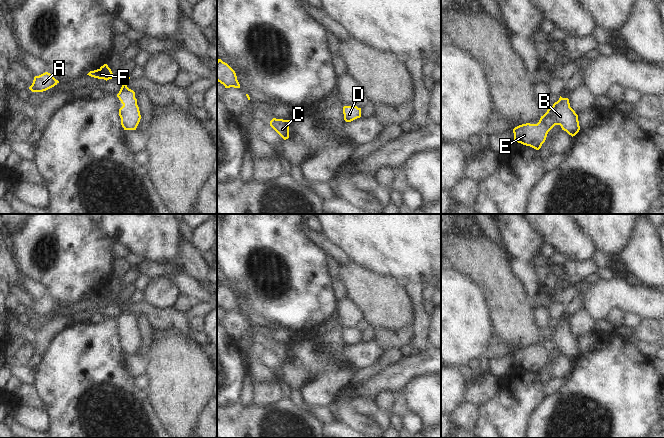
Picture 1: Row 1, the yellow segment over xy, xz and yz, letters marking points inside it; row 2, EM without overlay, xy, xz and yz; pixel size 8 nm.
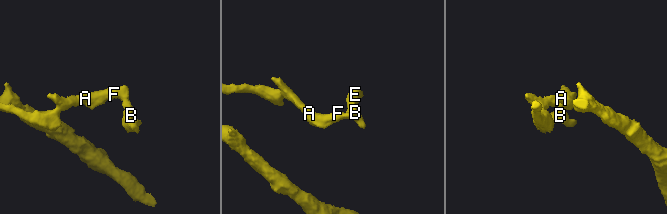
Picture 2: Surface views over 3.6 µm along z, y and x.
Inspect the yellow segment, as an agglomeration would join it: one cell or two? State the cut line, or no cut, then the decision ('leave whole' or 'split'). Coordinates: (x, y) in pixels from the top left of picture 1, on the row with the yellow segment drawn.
no cut; leave whole

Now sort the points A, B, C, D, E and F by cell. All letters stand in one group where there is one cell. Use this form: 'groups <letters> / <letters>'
groups A B C D E F

